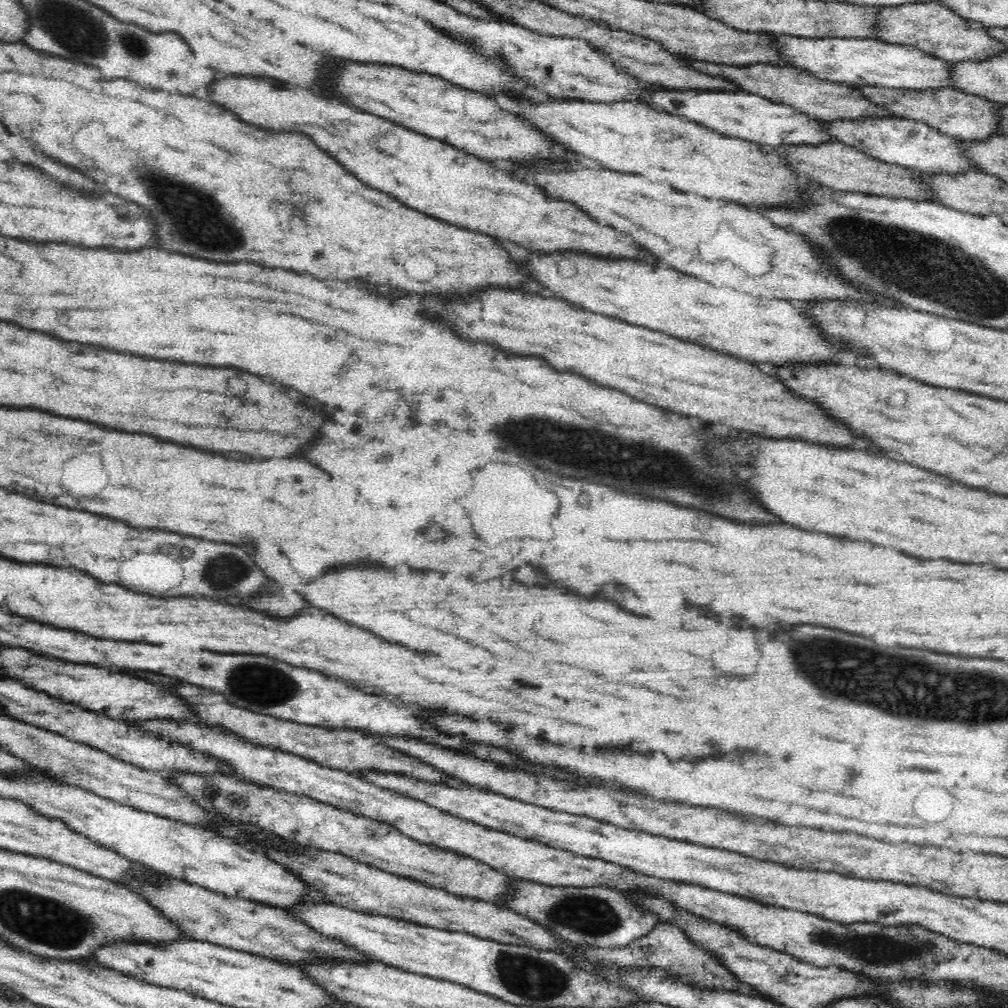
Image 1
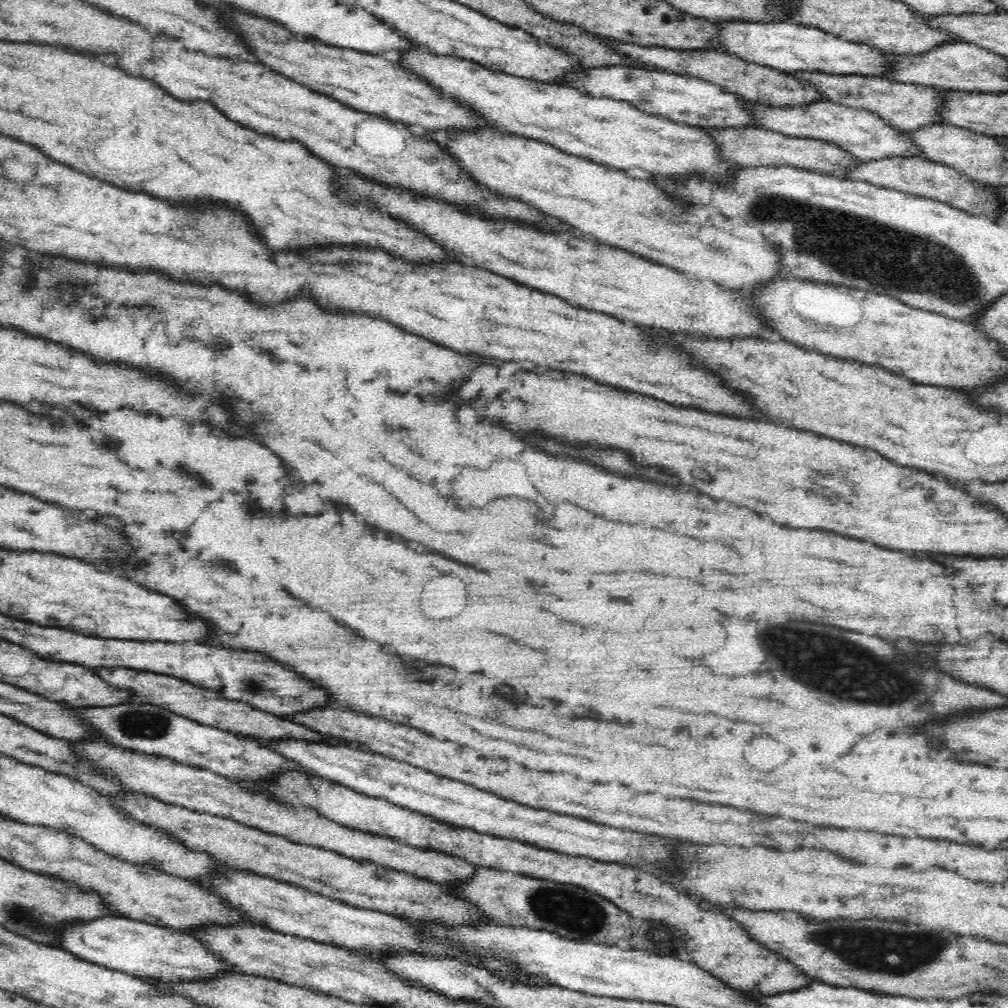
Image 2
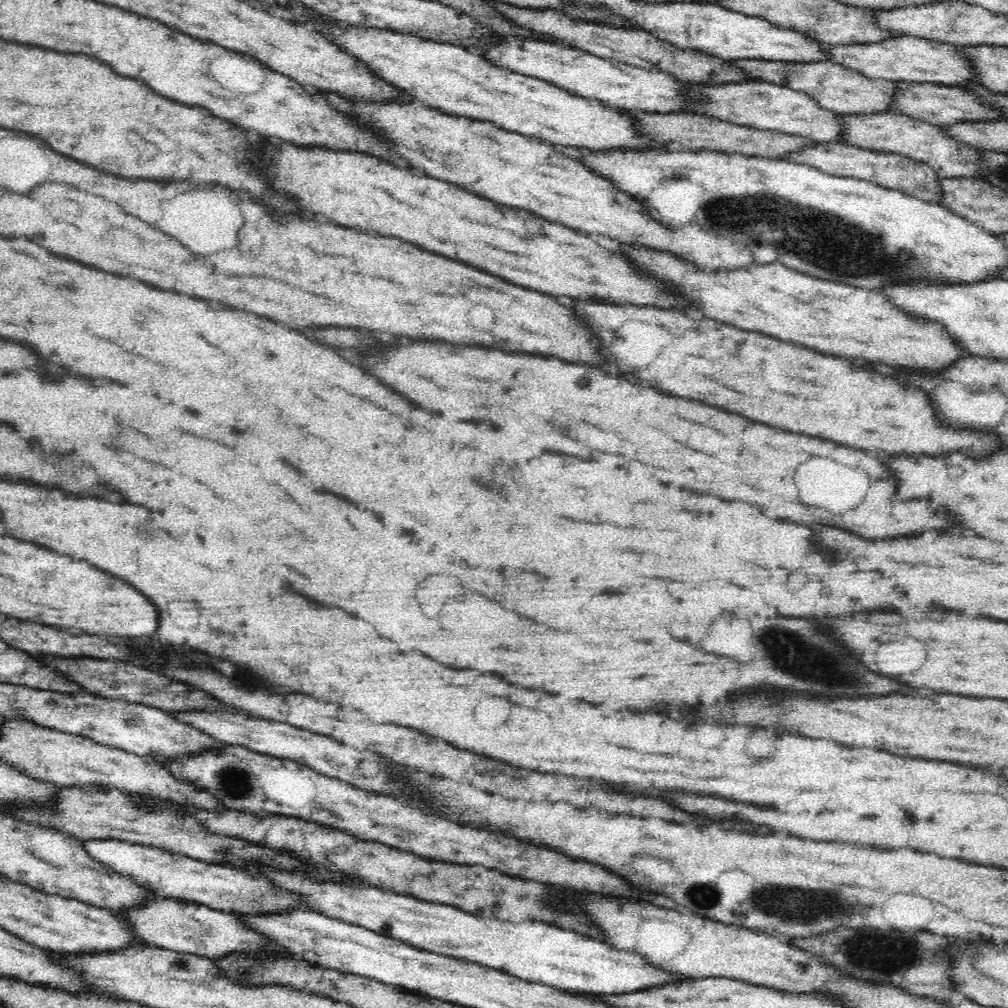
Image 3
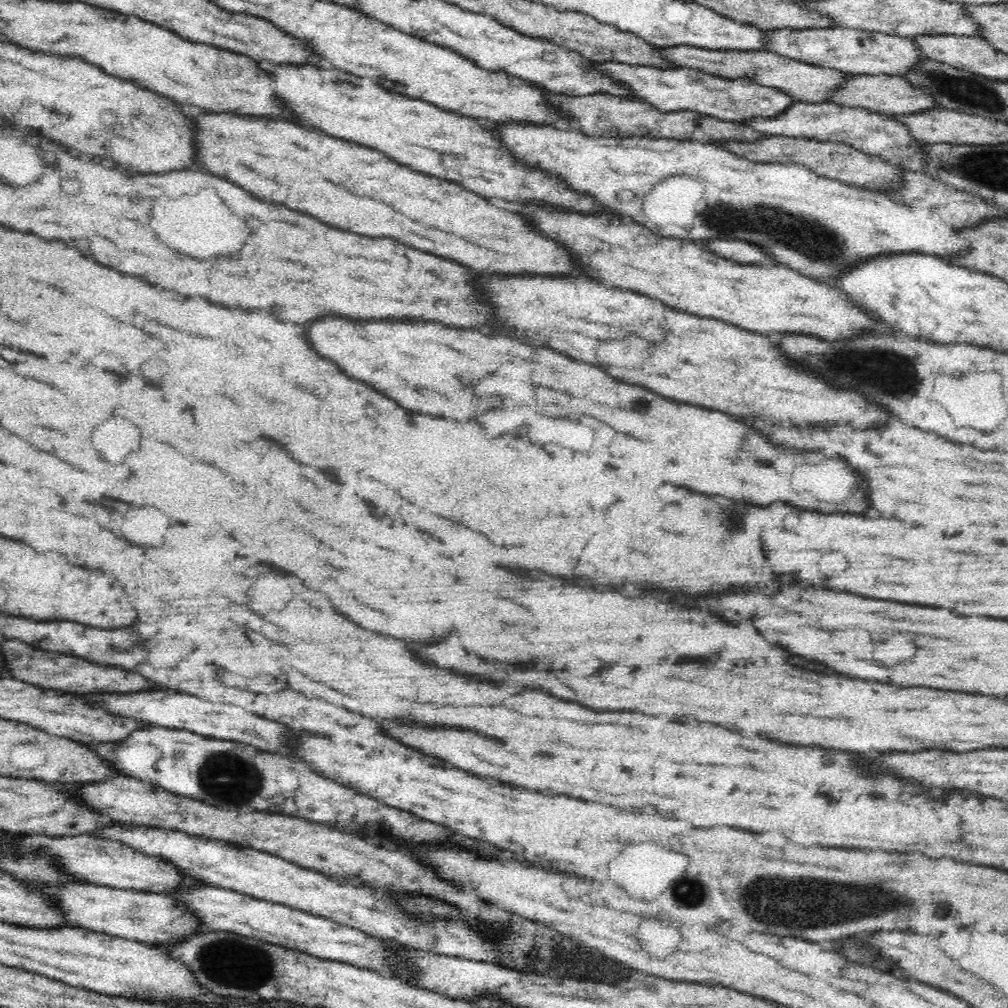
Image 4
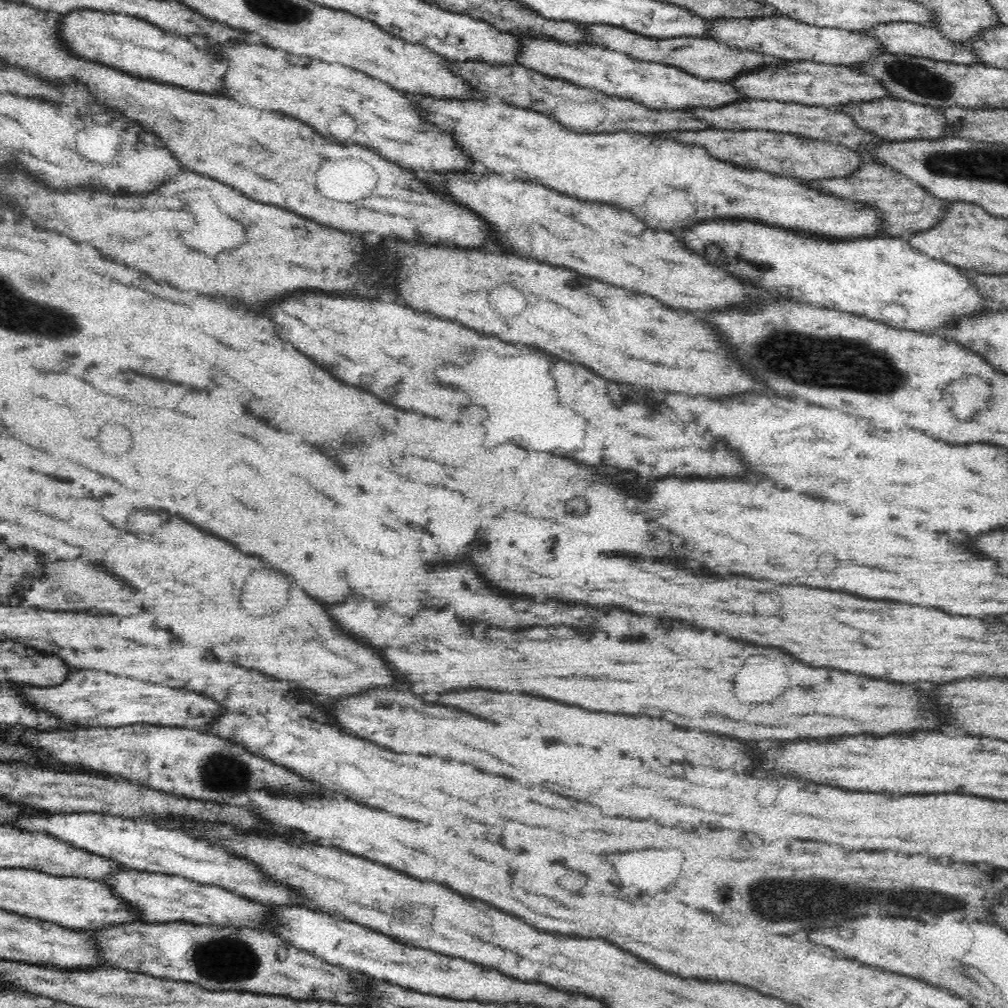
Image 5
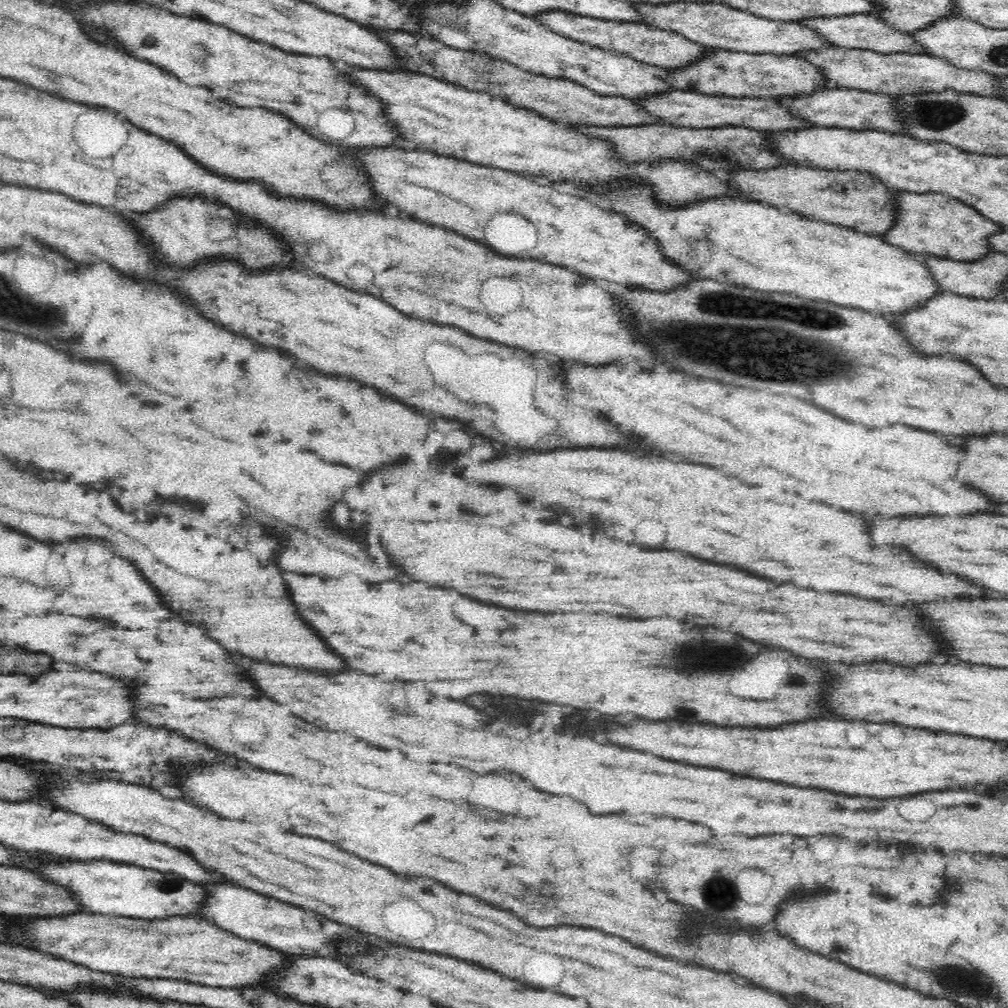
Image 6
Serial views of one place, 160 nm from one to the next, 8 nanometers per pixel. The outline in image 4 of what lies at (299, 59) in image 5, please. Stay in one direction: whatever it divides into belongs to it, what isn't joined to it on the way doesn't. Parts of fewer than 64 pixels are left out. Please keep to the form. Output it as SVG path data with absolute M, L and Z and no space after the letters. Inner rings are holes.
M288 64L276 66L270 72L276 76L276 86L280 88L278 94L284 94L284 98L288 98L286 103L300 110L300 118L312 122L312 126L324 130L331 137L368 146L416 172L458 182L484 198L500 198L522 206L532 204L589 216L620 215L610 210L596 195L576 191L558 175L520 161L508 145L502 143L502 137L494 131L494 126L389 91L371 78L337 67L310 64L314 70L306 68L308 66L295 68Z

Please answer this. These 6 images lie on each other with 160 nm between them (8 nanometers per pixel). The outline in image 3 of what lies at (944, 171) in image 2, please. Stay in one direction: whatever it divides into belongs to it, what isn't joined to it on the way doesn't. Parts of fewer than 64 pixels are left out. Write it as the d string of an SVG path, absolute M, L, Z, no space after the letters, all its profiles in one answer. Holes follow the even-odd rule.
M824 142L817 143L816 146L808 146L808 148L800 150L800 152L794 152L794 154L790 154L788 158L784 158L783 160L788 160L793 163L804 163L811 167L816 167L818 170L824 171L826 174L839 175L844 178L860 179L876 183L880 186L890 187L890 189L904 191L916 198L924 199L926 202L942 203L942 200L944 200L944 189L942 189L942 183L940 183L942 178L940 178L940 175L936 173L936 169L928 165L928 163L920 162L919 160L902 154L883 153L880 151L856 147L846 142Z

